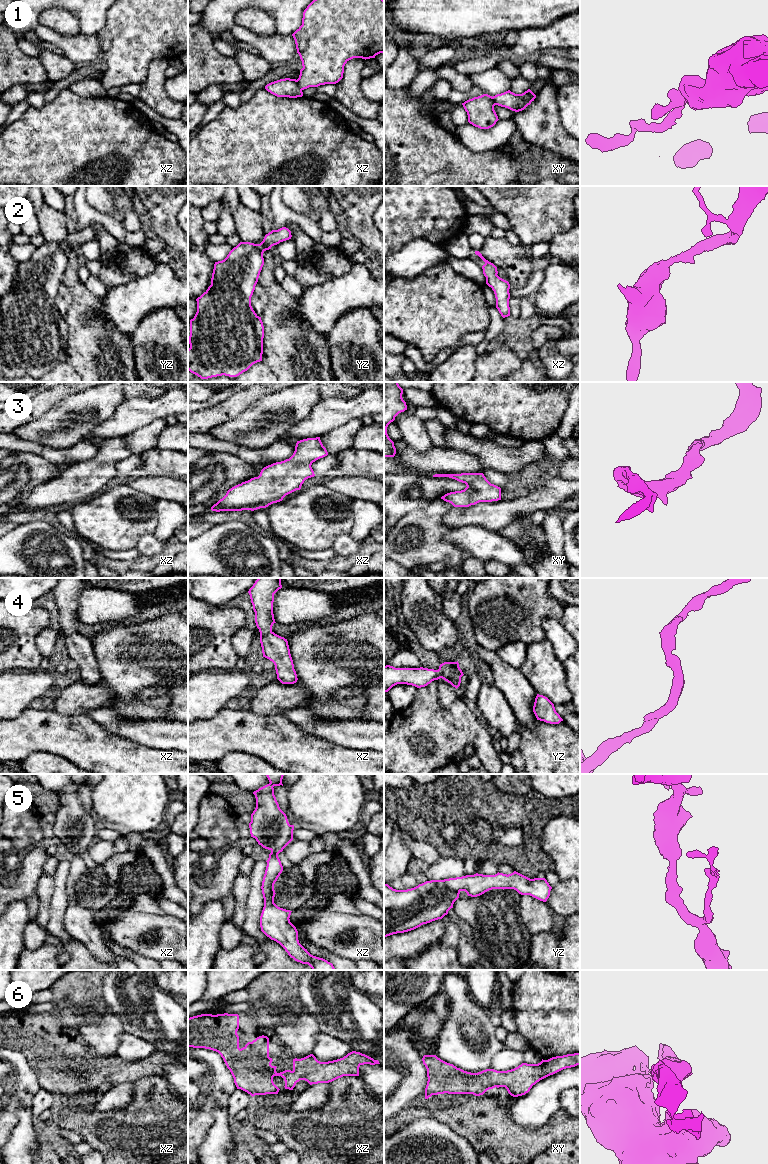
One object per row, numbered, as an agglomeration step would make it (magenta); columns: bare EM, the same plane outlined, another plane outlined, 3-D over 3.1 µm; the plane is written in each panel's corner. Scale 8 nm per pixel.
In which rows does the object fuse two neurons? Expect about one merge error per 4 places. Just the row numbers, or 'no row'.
1

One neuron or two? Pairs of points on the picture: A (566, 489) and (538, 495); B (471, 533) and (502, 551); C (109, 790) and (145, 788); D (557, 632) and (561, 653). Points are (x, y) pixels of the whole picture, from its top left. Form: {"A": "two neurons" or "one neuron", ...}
{"A": "one neuron", "B": "one neuron", "C": "one neuron", "D": "one neuron"}

